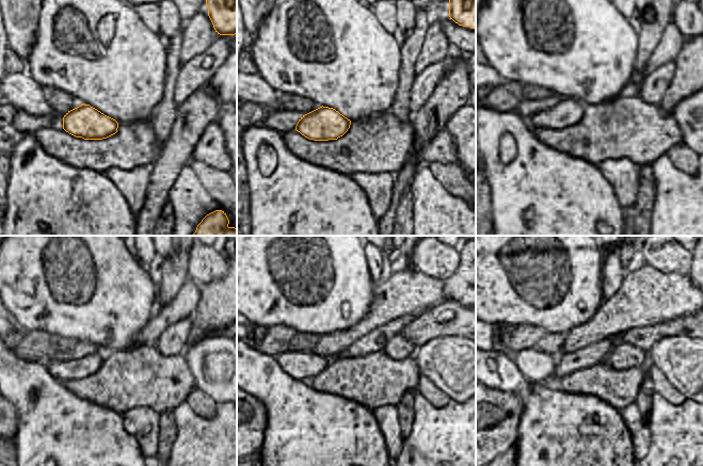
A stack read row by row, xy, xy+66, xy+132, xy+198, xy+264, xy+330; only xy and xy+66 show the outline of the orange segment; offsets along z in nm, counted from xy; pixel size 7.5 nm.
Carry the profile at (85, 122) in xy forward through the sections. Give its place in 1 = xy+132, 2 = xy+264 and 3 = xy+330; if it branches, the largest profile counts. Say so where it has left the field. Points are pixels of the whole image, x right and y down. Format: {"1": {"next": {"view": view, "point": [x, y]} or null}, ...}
{"1": {"next": {"view": "xy+132", "point": [568, 113]}}, "2": {"next": {"view": "xy+264", "point": [302, 365]}}, "3": {"next": {"view": "xy+330", "point": [537, 365]}}}

